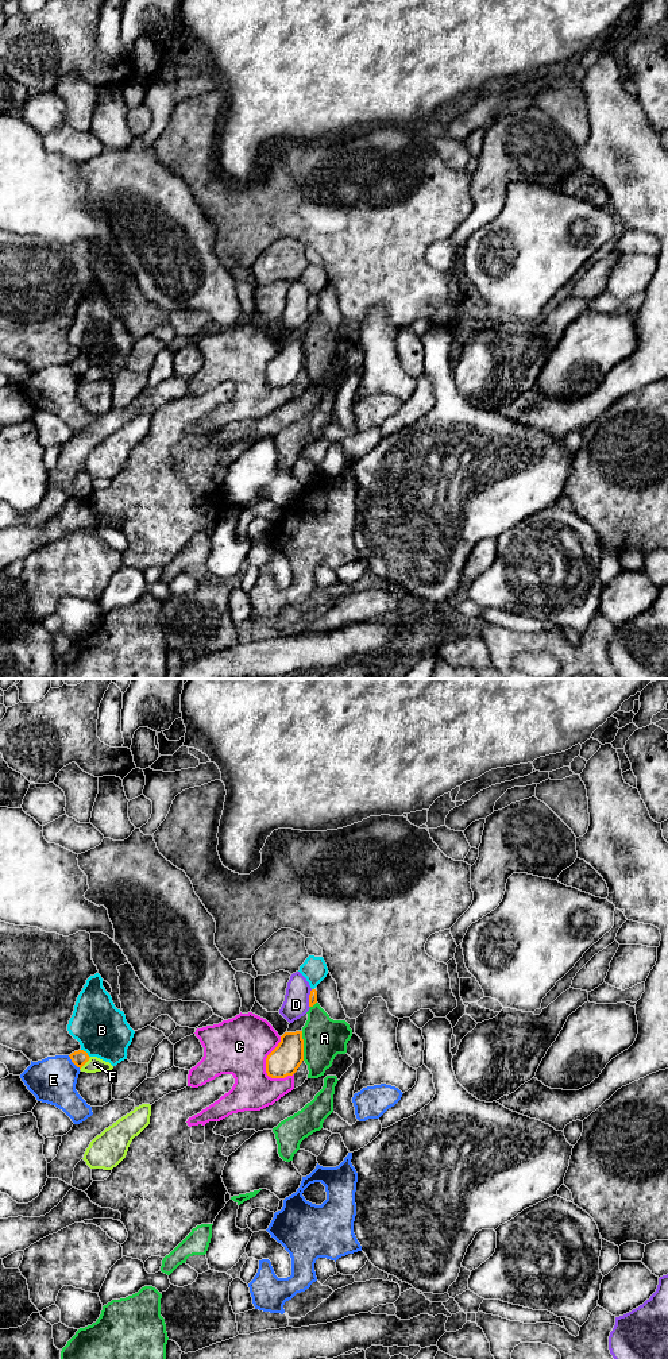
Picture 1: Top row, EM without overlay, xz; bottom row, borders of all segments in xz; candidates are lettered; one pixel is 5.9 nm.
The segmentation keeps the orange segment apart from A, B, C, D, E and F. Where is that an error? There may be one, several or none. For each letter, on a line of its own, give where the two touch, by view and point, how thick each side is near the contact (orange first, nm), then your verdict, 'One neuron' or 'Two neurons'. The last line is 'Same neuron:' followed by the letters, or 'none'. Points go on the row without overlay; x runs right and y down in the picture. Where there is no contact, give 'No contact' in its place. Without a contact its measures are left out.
A: Touches orange at xz (302, 355). Thickness 180 nm (orange) against 240 nm. Two neurons
B: Touches orange at xz (87, 362). Thickness 90 nm (orange) against 300 nm. Two neurons
C: Touches orange at xz (266, 367). Thickness 180 nm (orange) against 340 nm. Two neurons
D: Touches orange at xz (309, 308). Thickness 50 nm (orange) against 150 nm. Two neurons
E: Touches orange at xz (73, 371). Thickness 90 nm (orange) against 280 nm. Two neurons
F: Touches orange at xz (85, 371). Thickness 90 nm (orange) against 90 nm. Two neurons
Same neuron: none

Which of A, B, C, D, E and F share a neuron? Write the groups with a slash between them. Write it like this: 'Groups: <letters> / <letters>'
Groups: A / B / C / D / E / F

